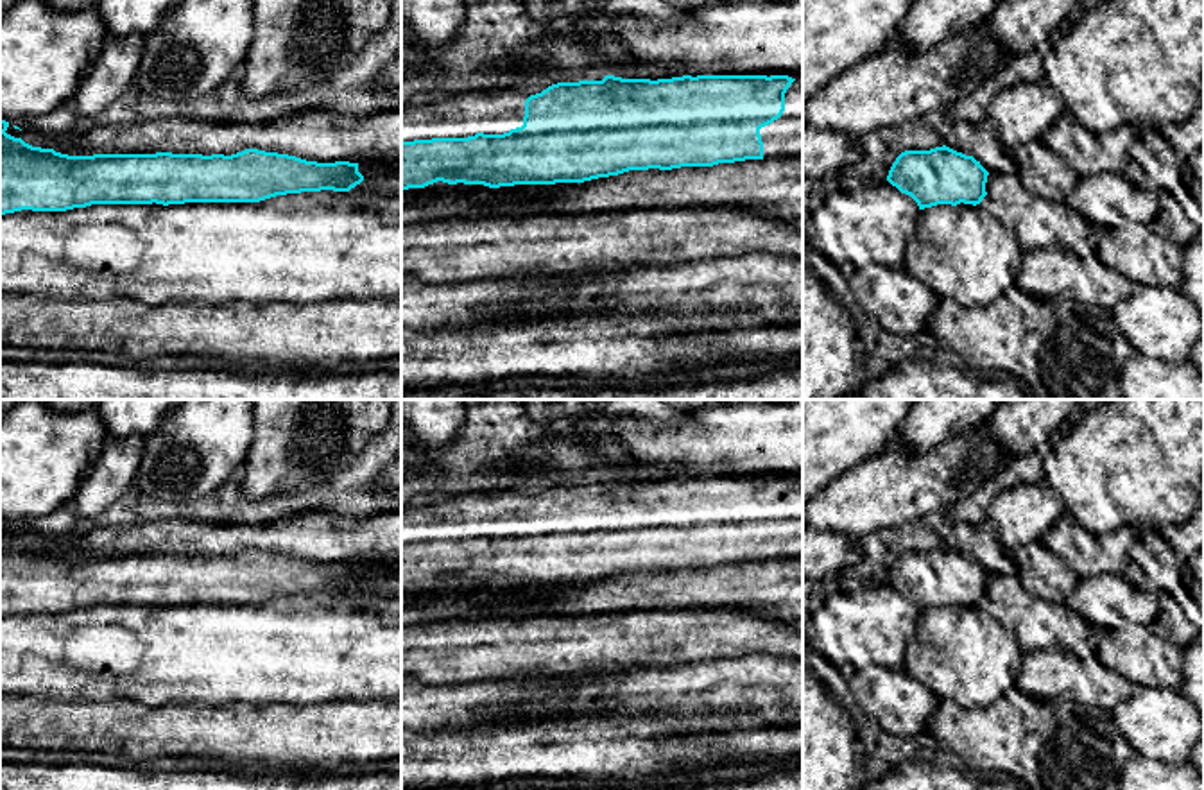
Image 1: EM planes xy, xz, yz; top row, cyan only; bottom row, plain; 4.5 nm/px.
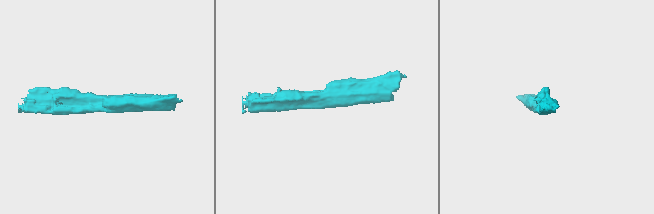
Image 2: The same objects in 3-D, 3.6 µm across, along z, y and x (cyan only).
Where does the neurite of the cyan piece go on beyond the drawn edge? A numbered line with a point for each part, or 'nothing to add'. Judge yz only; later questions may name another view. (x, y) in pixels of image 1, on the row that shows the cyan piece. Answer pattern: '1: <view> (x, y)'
nothing to add

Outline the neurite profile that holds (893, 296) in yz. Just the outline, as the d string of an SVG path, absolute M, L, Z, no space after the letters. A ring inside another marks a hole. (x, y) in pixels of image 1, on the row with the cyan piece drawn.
M867 265L849 278L849 285L862 310L873 315L883 330L899 337L916 337L926 328L941 299L905 265Z

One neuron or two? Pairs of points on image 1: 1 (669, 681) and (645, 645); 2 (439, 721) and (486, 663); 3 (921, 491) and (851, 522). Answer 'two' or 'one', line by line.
1: two
2: two
3: one

